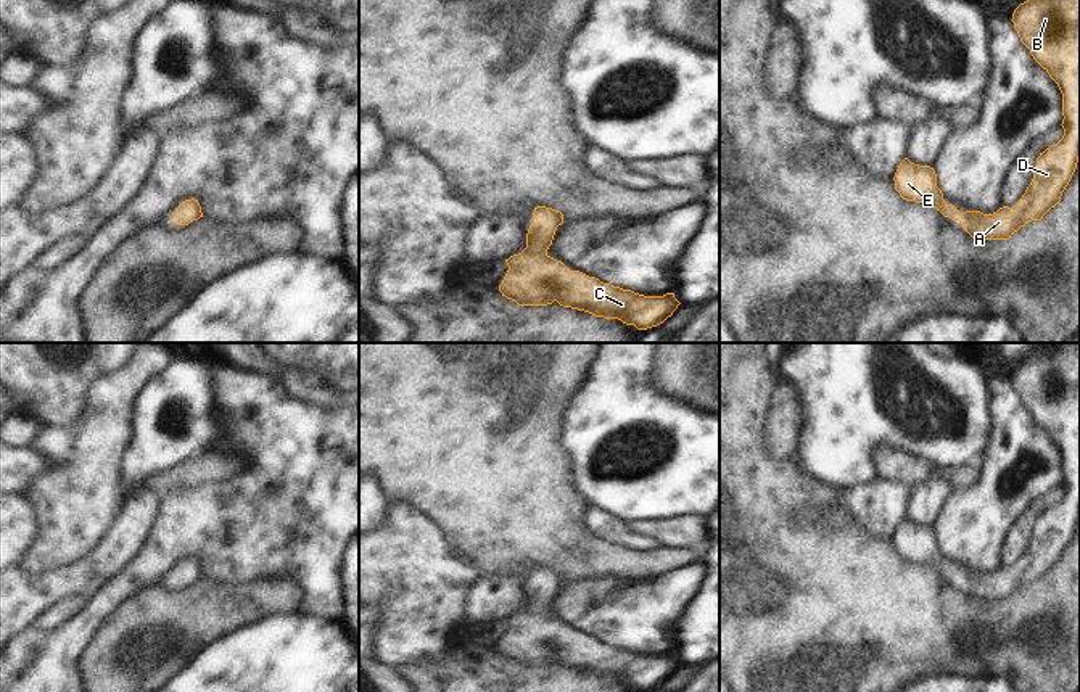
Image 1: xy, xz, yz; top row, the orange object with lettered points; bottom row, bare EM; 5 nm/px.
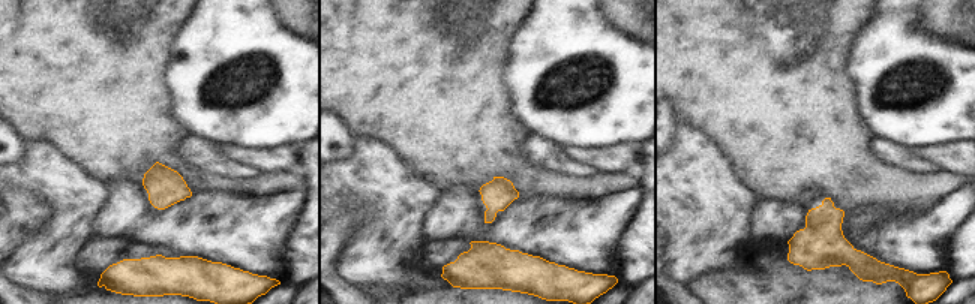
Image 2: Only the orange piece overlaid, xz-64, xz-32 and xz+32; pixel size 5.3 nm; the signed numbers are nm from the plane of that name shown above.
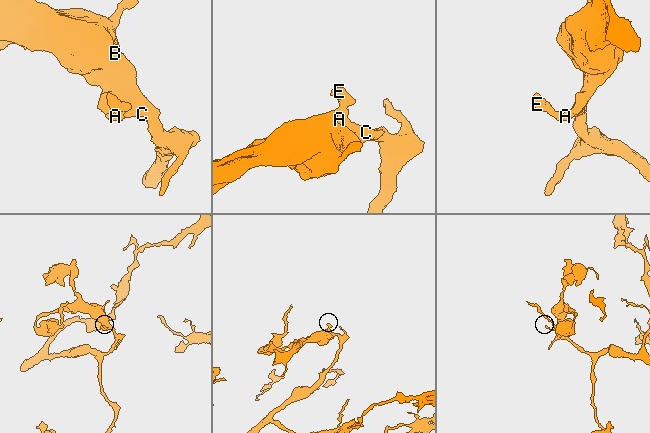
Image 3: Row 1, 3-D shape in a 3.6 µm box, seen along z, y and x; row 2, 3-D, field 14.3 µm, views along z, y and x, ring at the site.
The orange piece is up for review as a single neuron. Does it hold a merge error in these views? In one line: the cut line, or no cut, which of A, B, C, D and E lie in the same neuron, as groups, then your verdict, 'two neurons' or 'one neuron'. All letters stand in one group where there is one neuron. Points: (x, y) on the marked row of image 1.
cut none; groups A B C D E; one neuron

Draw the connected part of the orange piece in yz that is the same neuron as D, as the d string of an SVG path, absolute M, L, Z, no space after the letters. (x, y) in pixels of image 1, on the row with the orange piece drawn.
M1027 0L1011 21L1033 60L1057 84L1064 116L1062 138L1040 153L1022 198L993 214L961 214L945 203L934 167L905 158L893 177L903 200L935 208L958 220L974 240L1009 240L1025 224L1041 220L1061 201L1080 158L1080 0Z

